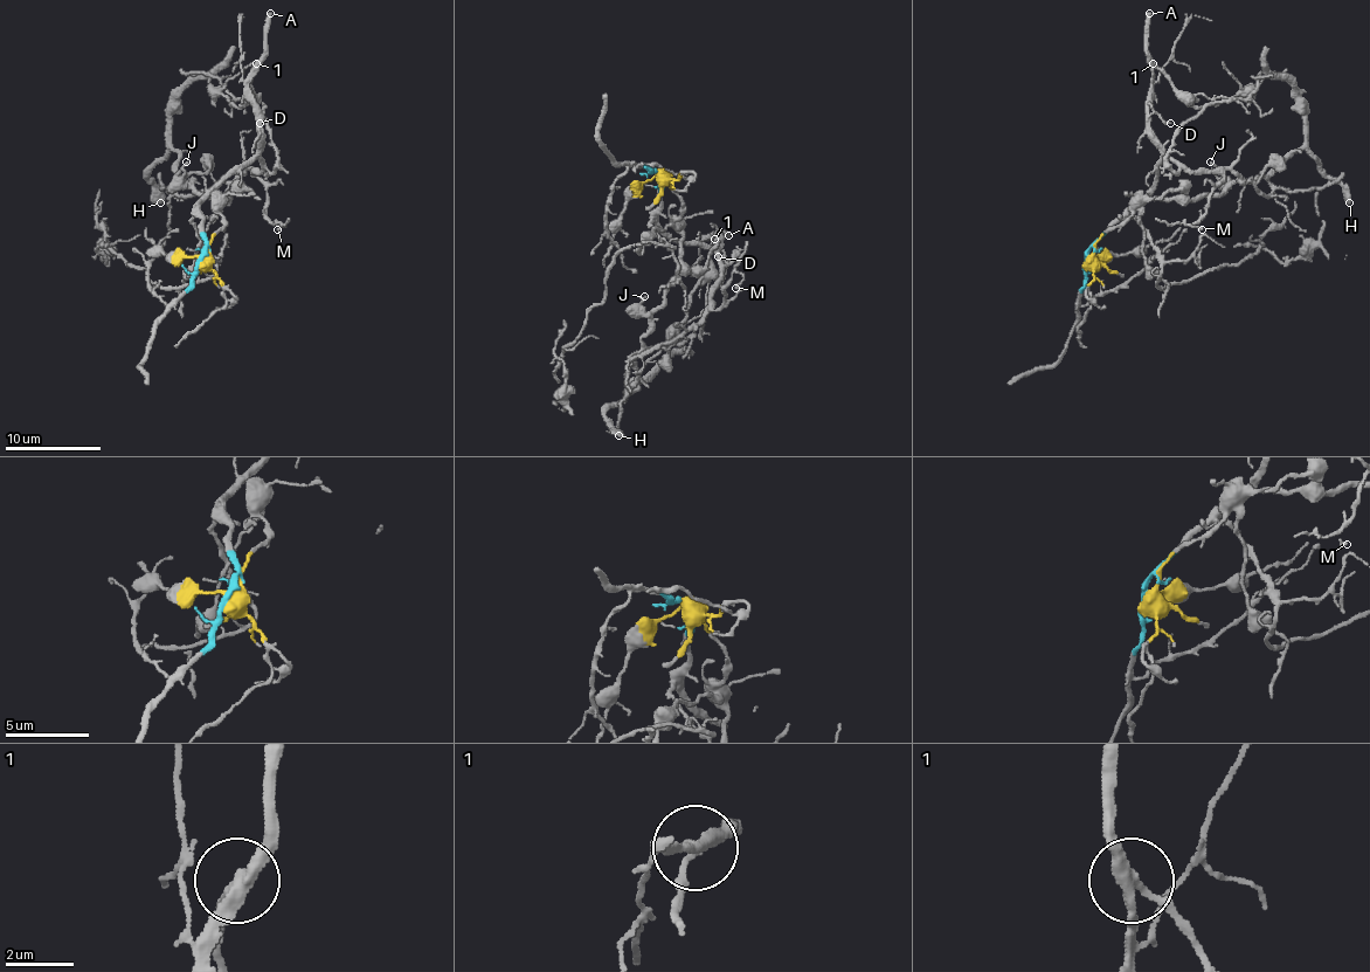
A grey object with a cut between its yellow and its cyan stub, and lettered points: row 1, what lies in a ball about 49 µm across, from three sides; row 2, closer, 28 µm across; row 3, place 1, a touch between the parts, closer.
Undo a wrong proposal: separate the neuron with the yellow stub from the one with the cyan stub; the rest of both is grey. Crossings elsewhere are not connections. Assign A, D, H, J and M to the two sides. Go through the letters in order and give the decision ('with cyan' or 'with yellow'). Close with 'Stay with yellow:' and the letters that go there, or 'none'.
A: with cyan
D: with cyan
H: with yellow
J: with yellow
M: with cyan
Stay with yellow: H, J

